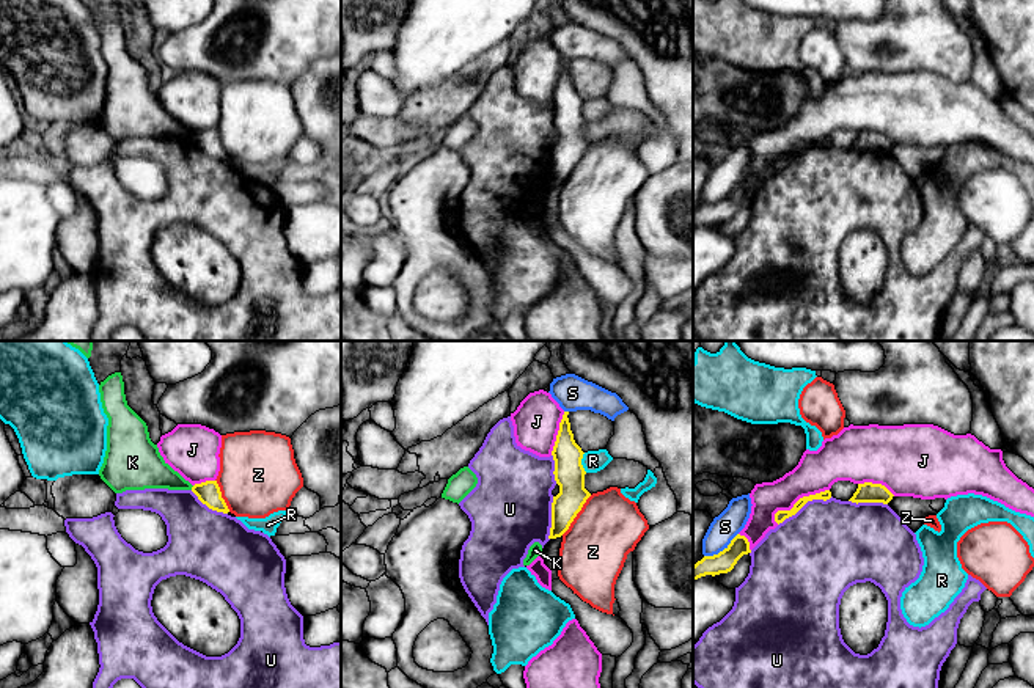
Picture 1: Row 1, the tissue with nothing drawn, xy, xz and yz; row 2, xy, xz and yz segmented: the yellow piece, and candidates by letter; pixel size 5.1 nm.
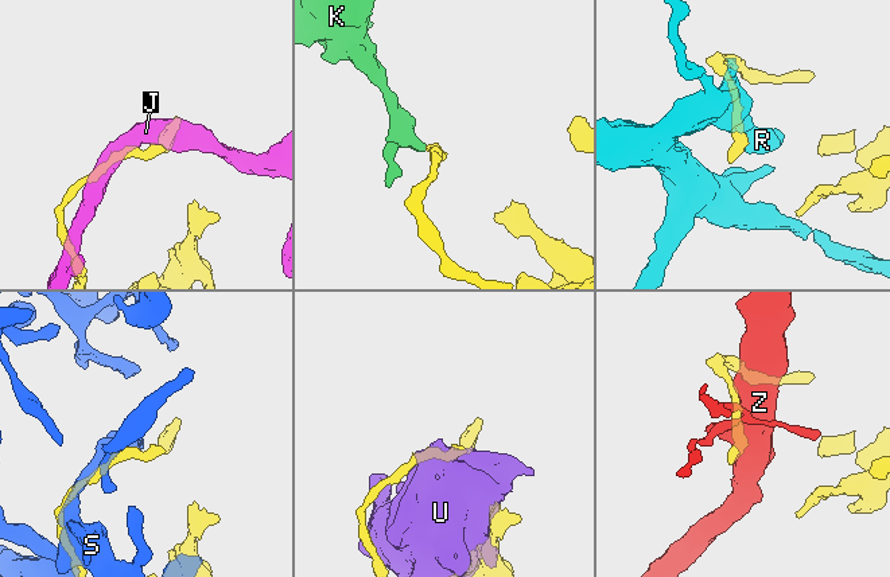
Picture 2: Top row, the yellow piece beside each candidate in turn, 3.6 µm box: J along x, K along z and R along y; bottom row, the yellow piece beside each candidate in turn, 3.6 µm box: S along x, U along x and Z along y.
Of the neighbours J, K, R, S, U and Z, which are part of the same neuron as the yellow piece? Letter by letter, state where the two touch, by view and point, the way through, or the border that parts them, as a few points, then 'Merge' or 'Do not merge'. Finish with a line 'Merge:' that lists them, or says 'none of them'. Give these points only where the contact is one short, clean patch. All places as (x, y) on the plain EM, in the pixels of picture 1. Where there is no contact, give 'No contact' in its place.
J: Touches yellow at yz (799, 148). Do not merge
K: Touches yellow at xy (192, 135). Boundary: xy (194, 134), (190, 137). Do not merge
R: Touches yellow at xz (580, 110). Boundary: xz (583, 101), (582, 112), (586, 120). Do not merge
S: Touches yellow at yz (723, 198). Do not merge
U: Touches yellow at yz (805, 151). Do not merge
Z: Touches yellow at xz (575, 164). Boundary: xz (591, 143), (561, 182). Do not merge
Merge: none of them

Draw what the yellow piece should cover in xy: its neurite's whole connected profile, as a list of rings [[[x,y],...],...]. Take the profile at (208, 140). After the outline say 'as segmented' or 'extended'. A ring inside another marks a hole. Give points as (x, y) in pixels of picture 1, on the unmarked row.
[[[206,129],[201,132],[195,132],[192,135],[192,140],[209,157],[217,159],[217,160],[223,160],[223,162],[229,160],[225,148],[222,146],[222,140],[220,140],[217,129]]]; as segmented

